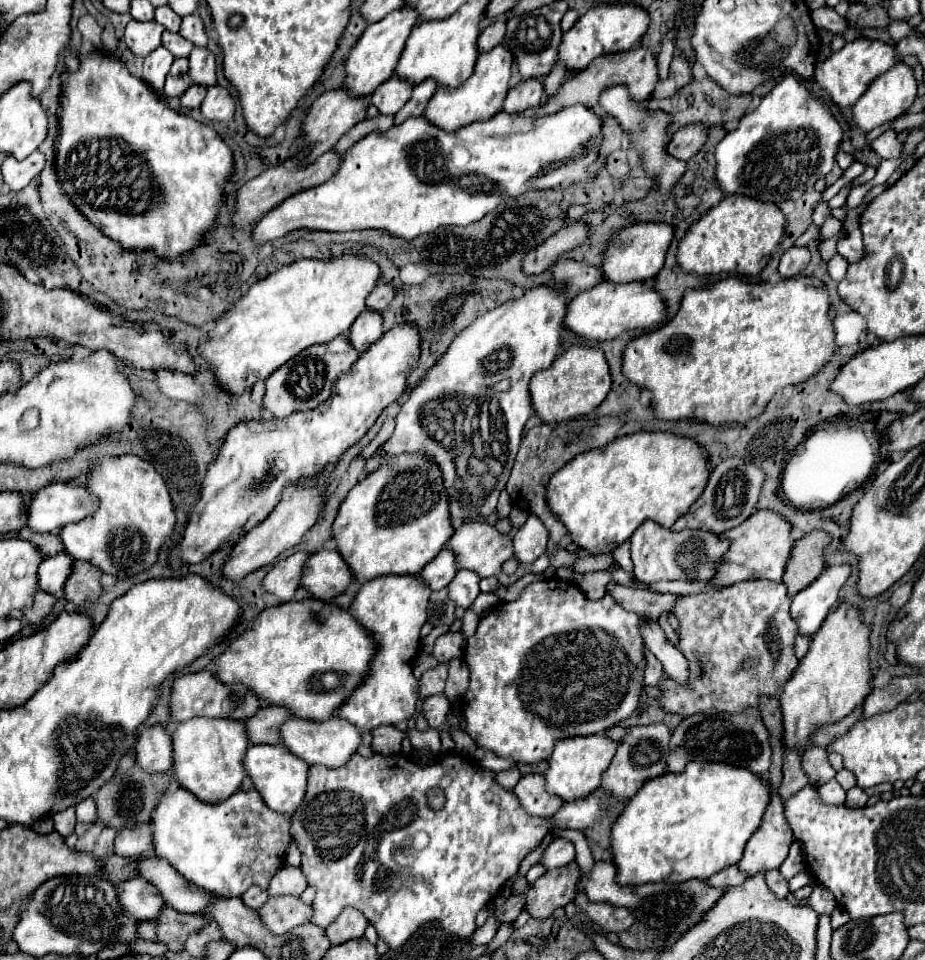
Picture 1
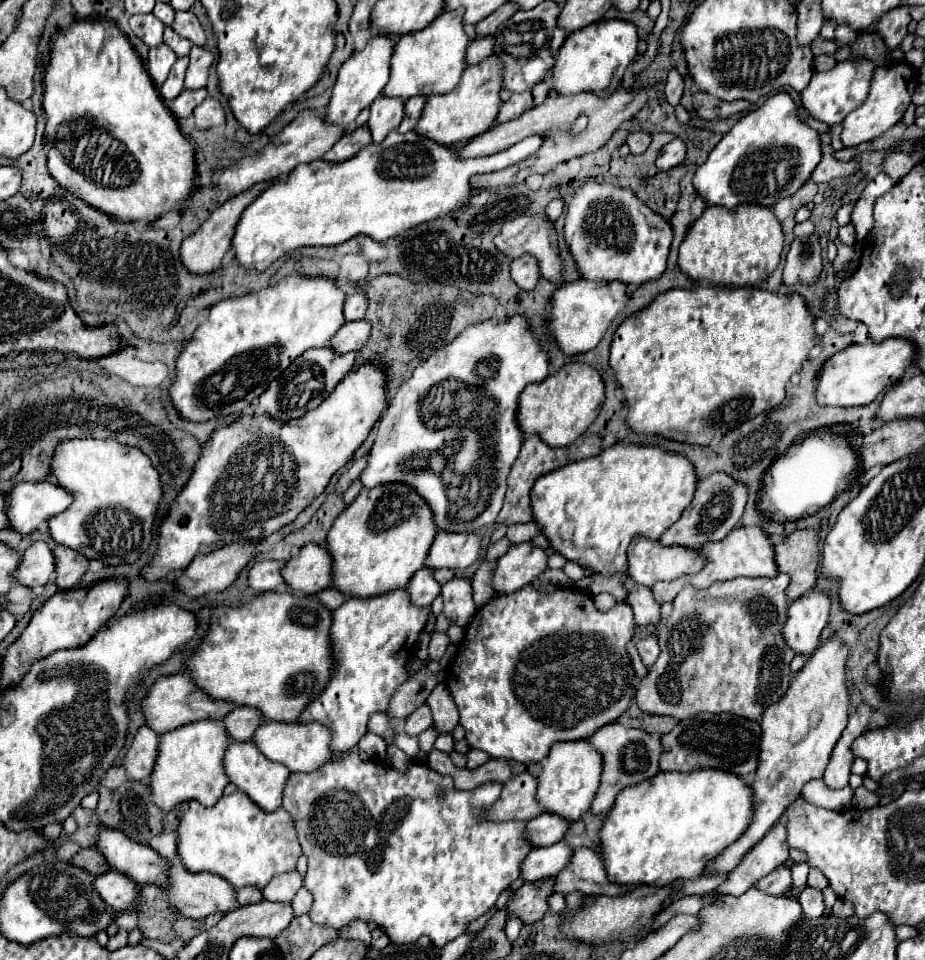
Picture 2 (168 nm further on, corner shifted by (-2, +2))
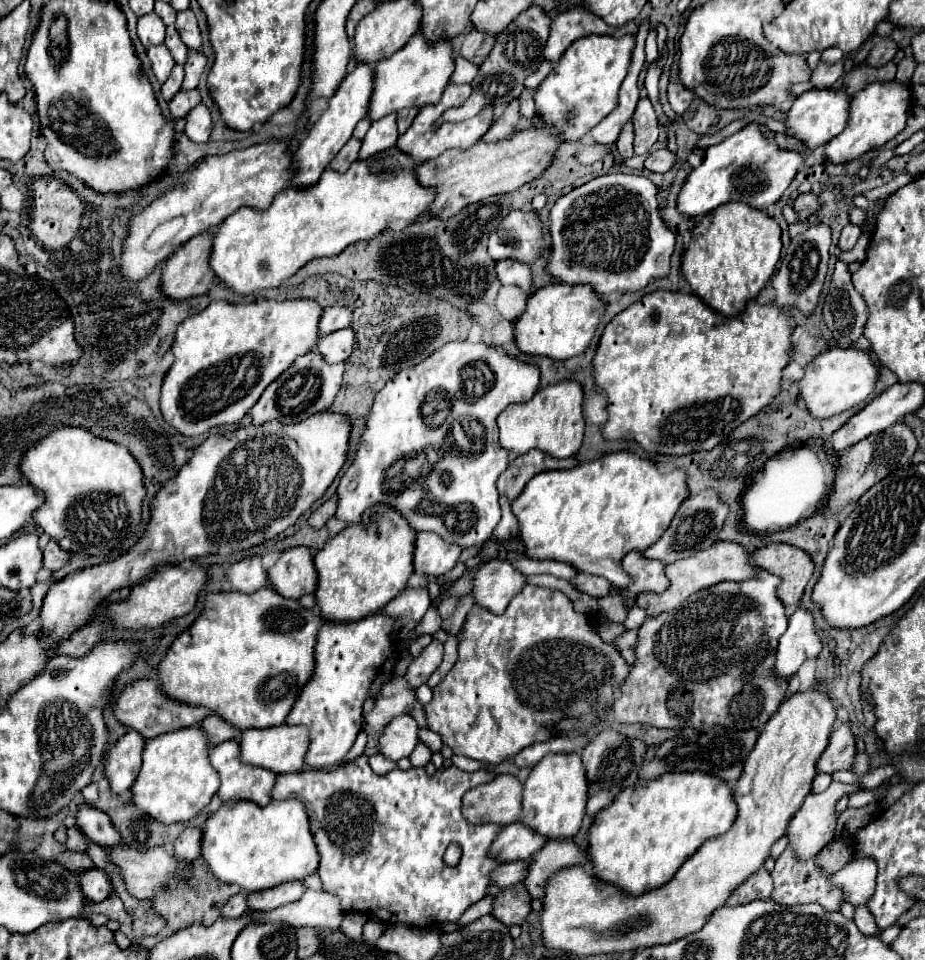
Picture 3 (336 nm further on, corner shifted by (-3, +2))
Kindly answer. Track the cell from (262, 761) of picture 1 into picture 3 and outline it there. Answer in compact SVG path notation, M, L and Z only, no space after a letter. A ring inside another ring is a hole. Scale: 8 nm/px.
M234 739L224 741L222 745L216 745L216 747L210 749L210 763L218 771L218 775L220 775L218 797L222 799L222 803L228 803L228 805L234 805L234 803L244 801L244 799L246 801L254 801L260 807L268 805L272 801L272 787L274 787L276 775L270 773L270 771L266 771L266 769L244 765L238 757L240 757L240 745Z

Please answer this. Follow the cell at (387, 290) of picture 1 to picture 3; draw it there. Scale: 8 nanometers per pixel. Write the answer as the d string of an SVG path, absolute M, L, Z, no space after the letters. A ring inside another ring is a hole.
M330 307L330 309L324 309L322 321L320 321L320 327L318 327L318 337L326 337L328 333L334 333L338 329L348 327L350 319L352 319L350 307Z

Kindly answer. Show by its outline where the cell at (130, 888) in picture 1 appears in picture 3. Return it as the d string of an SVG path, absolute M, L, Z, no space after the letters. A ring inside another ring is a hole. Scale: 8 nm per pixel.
M88 869L80 873L82 895L90 901L104 901L112 893L112 885L102 869Z

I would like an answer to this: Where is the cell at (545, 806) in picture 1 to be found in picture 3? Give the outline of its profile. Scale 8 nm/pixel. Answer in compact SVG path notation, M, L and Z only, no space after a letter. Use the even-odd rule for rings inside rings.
M496 775L494 781L470 789L464 795L464 805L462 805L462 815L470 823L510 825L518 821L520 811L522 811L522 783L514 775Z

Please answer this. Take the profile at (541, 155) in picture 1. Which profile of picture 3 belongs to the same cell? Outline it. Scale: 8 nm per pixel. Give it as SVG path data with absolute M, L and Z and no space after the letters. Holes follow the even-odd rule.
M392 147L366 161L354 161L346 173L326 169L318 185L312 185L308 189L282 189L282 193L274 197L272 205L264 213L258 213L254 209L240 209L238 213L230 215L212 237L210 269L226 287L242 297L262 289L274 289L280 287L282 281L296 275L308 261L318 257L334 257L356 241L372 239L382 233L390 221L414 221L430 207L434 197L434 189L426 189L416 183L414 159Z

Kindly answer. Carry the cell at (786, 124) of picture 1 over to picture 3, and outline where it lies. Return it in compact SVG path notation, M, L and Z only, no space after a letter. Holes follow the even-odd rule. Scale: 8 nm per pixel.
M750 123L722 143L708 147L702 165L690 171L684 187L680 189L676 201L678 213L686 217L702 217L730 201L742 201L754 209L766 209L784 195L800 163L802 157L798 153L780 149L768 129L758 123Z

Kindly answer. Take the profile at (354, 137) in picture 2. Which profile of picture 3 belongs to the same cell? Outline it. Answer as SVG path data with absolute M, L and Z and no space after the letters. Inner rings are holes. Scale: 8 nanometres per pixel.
M352 137L352 139L342 147L342 151L332 159L330 169L338 171L338 173L346 173L346 171L348 171L348 167L356 161L358 151L360 151L360 141Z

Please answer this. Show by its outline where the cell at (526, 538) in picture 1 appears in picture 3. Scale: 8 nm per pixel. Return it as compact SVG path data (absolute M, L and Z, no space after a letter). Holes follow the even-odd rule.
M500 559L488 561L474 573L472 579L474 603L486 607L492 613L502 613L524 583L526 577L518 573L510 565L510 561L500 561Z

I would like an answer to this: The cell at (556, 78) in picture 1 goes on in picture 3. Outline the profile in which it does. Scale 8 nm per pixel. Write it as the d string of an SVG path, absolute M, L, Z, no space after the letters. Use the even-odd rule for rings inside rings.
M524 89L524 91L520 93L518 101L520 101L520 113L522 113L522 117L528 117L528 119L536 117L536 107L534 107L534 91Z

